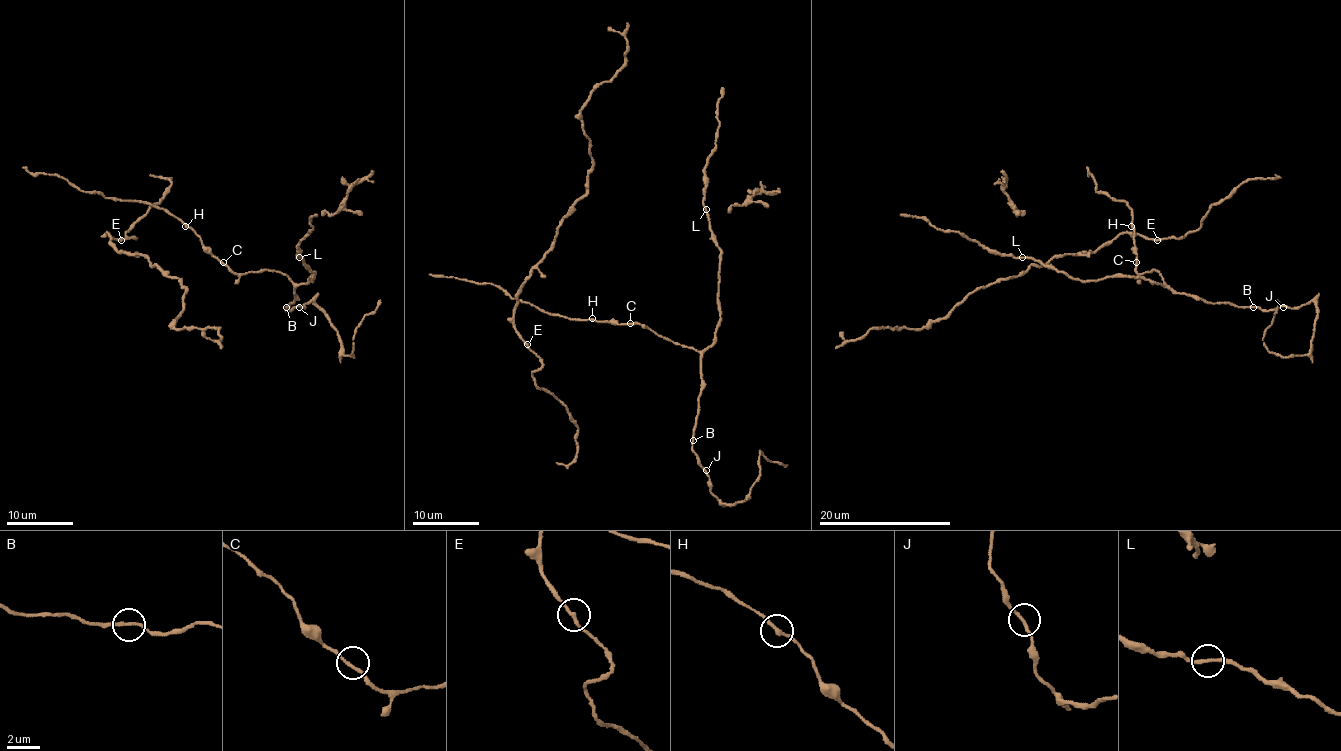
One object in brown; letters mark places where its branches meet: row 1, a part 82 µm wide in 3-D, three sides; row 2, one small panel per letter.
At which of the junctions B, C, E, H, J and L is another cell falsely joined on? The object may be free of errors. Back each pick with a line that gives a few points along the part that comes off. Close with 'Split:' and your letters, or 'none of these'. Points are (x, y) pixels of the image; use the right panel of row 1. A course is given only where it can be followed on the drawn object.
Split: none of these

